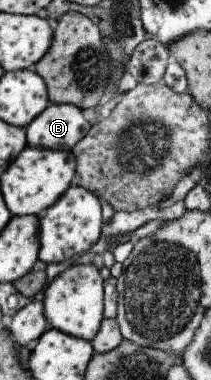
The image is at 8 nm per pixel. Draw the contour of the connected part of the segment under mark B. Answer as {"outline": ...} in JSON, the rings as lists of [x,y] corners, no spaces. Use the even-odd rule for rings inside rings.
{"outline":[[[49,103],[49,106],[39,116],[25,126],[26,145],[47,150],[71,151],[90,128],[90,124],[85,121],[81,112],[82,110],[73,106],[73,104]]]}

